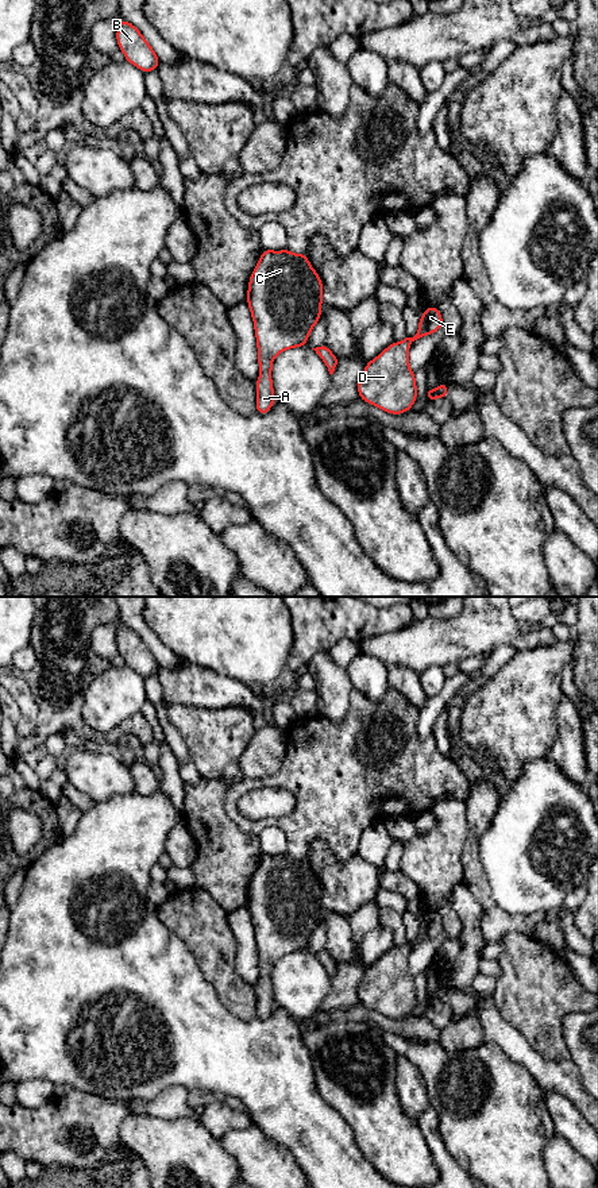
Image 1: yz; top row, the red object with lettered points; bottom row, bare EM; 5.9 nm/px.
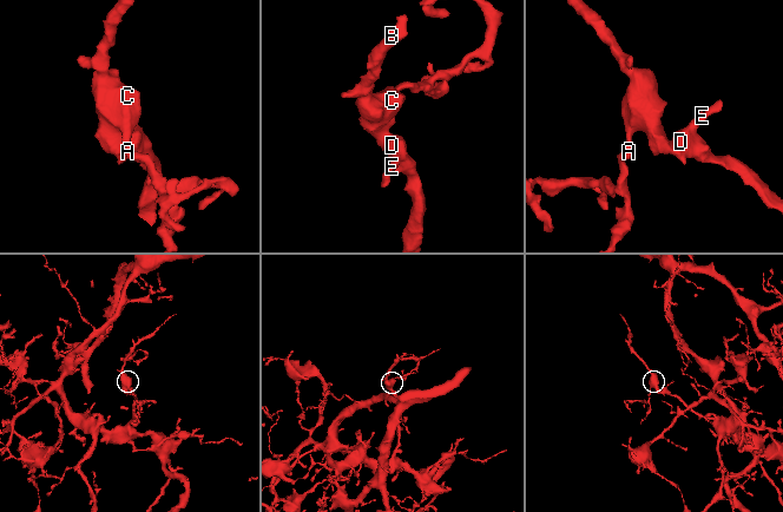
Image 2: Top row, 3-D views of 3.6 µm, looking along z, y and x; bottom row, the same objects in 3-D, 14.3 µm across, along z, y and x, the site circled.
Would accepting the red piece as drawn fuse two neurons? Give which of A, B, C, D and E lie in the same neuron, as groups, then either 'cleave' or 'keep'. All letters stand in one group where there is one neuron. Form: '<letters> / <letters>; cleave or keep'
A B C D E; keep

